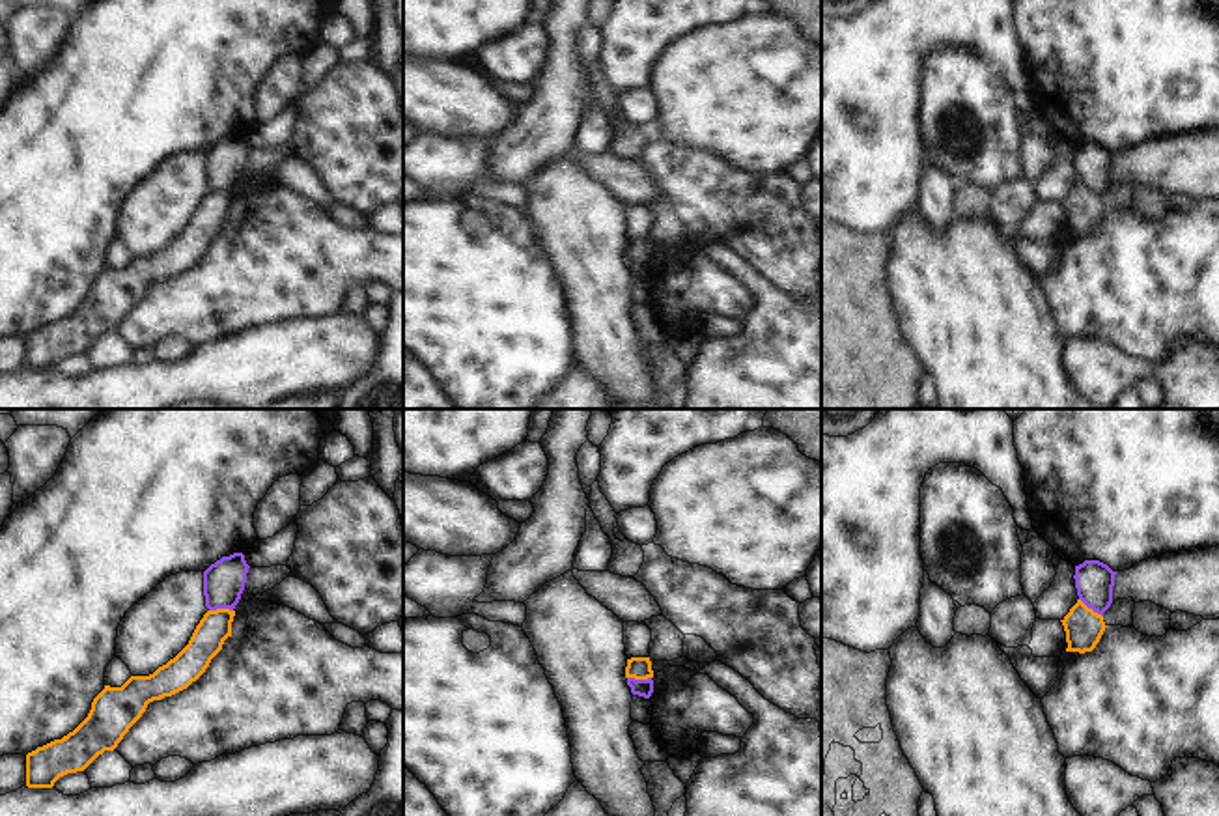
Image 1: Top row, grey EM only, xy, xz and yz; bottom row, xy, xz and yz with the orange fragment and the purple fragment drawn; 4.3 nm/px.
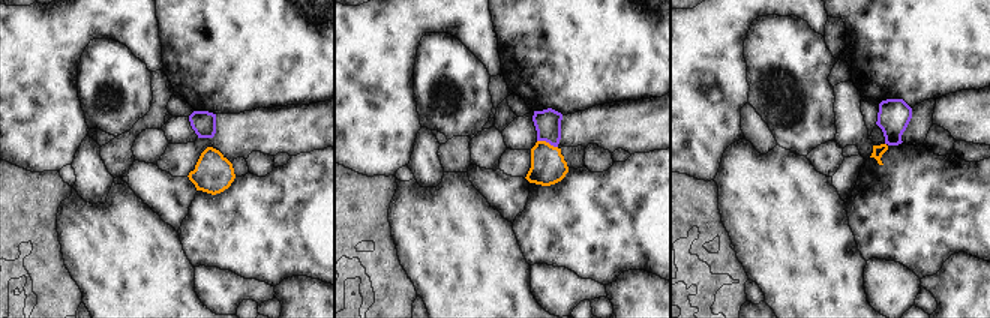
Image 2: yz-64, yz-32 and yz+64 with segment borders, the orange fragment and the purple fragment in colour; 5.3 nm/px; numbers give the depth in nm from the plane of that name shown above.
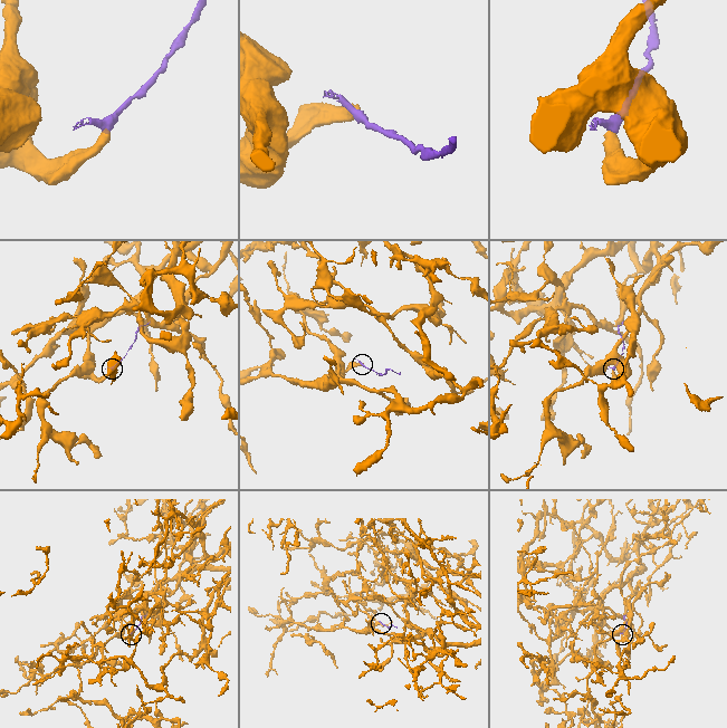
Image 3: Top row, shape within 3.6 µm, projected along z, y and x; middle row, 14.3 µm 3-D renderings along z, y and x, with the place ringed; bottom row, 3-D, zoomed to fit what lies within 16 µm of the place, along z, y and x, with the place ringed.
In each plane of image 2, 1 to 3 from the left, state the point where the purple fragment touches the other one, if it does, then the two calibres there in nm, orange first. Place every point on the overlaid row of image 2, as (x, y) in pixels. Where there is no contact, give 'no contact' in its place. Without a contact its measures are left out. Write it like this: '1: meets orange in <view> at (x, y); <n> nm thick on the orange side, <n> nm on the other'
1: no contact
2: meets orange in yz-32 at (548, 143); 190 nm thick on the orange side, 140 nm on the other
3: no contact

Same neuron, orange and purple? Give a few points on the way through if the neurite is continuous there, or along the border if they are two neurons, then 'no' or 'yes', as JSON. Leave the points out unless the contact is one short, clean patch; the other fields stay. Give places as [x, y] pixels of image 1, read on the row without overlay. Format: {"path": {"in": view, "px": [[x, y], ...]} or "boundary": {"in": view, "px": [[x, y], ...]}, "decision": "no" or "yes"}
{"boundary": {"in": "xy", "px": [[232, 191], [210, 193]]}, "decision": "no"}

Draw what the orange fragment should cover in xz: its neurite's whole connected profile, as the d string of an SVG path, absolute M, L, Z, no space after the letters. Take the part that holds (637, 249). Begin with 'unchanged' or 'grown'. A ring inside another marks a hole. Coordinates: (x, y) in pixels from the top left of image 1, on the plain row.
unchanged; M631 239L631 241L627 241L625 260L635 260L635 261L653 260L650 239Z

